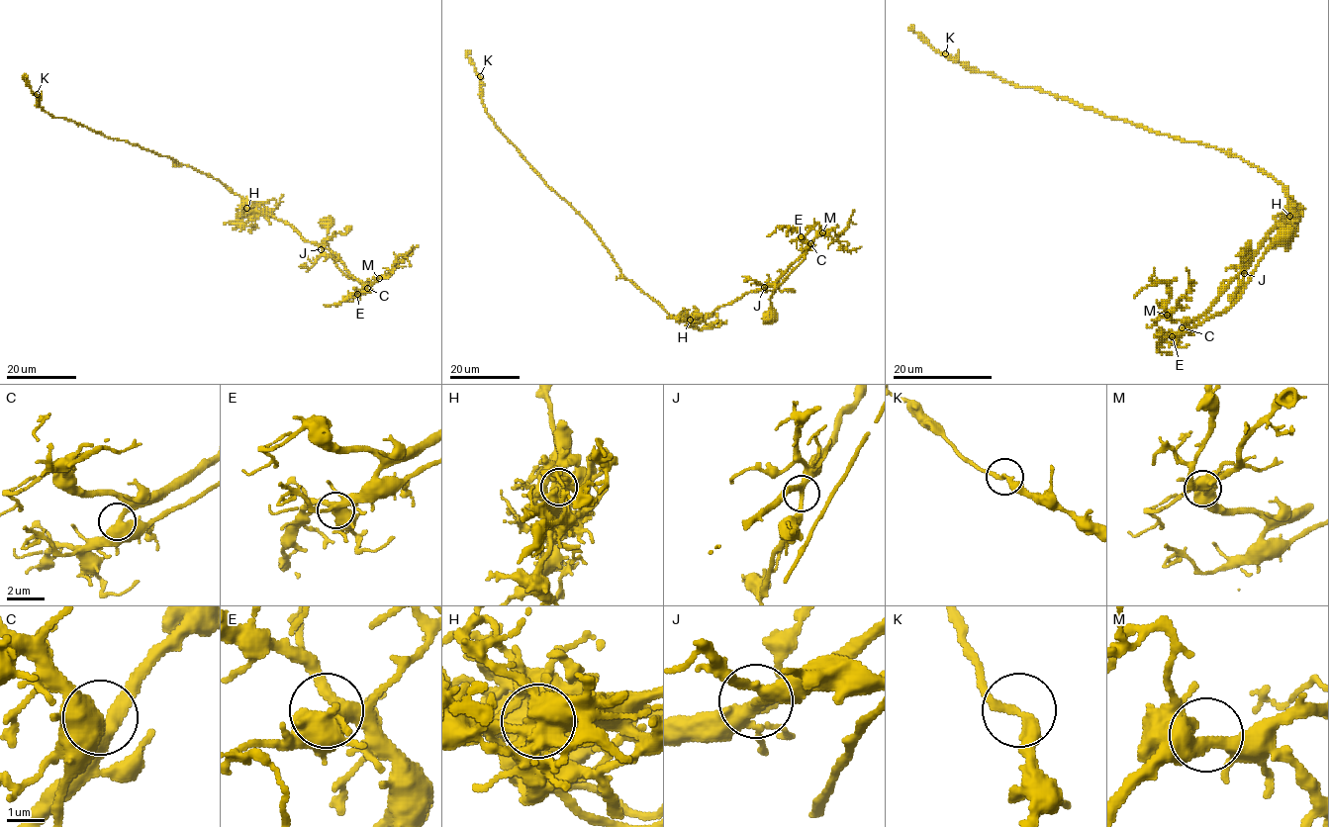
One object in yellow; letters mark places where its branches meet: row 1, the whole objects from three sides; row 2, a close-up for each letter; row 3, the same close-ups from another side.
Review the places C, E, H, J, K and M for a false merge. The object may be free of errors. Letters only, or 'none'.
none

